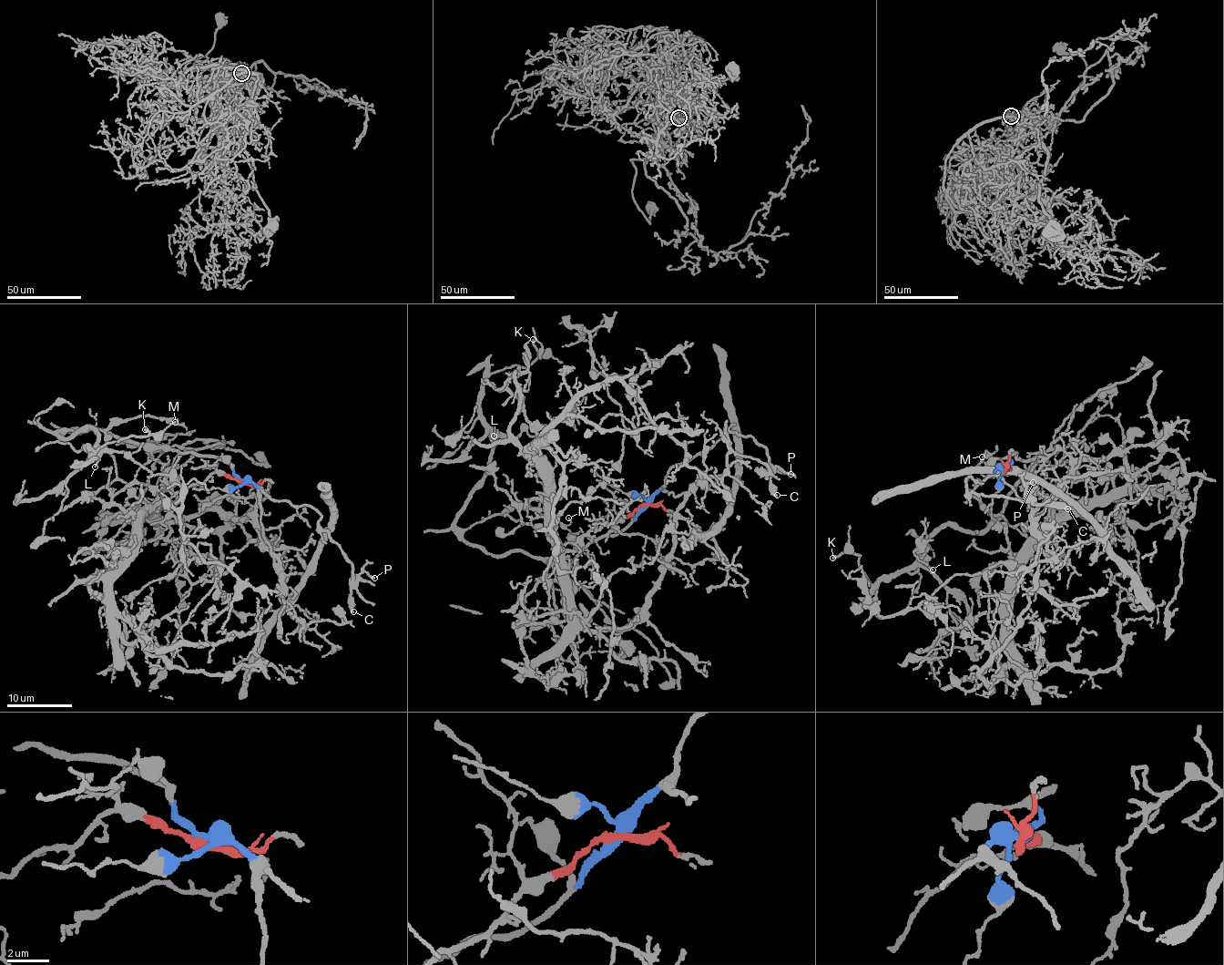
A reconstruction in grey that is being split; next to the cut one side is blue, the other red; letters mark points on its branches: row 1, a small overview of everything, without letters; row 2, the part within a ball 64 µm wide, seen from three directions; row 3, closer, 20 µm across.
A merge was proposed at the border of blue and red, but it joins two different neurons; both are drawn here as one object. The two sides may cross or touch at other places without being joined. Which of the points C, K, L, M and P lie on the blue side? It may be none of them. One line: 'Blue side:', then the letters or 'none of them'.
Blue side: C, K, L, M, P

